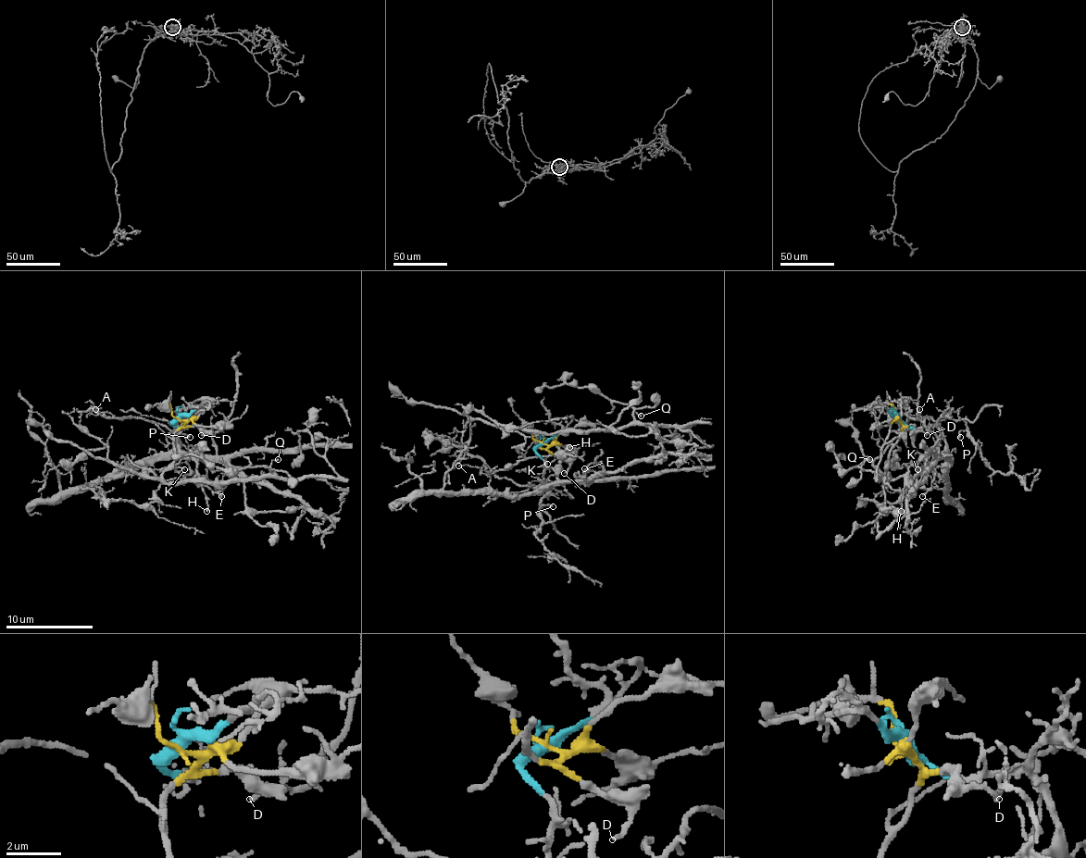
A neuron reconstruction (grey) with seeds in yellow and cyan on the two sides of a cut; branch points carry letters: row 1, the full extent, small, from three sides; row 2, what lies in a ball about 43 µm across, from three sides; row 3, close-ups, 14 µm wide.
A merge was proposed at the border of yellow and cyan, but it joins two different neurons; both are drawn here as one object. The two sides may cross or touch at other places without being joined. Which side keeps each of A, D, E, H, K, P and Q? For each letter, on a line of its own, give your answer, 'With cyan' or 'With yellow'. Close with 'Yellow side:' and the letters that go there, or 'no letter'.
A: With cyan
D: With yellow
E: With cyan
H: With yellow
K: With cyan
P: With cyan
Q: With yellow
Yellow side: D, H, Q

